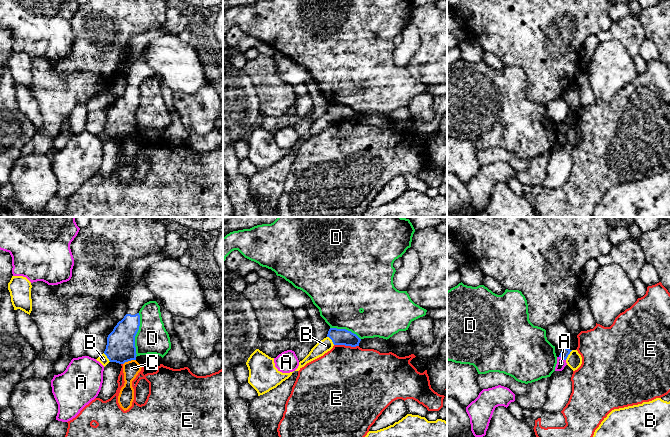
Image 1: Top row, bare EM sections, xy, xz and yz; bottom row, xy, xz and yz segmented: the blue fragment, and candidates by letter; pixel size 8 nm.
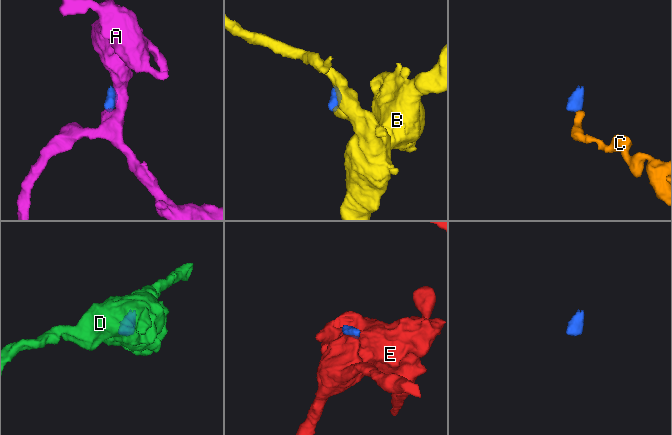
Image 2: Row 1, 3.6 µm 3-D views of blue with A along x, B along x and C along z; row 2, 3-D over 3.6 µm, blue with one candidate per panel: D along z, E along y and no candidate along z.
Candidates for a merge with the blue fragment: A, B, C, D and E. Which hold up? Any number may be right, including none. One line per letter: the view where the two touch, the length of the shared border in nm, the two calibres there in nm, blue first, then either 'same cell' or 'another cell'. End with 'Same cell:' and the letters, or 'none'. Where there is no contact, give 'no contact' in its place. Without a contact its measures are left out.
A: meets blue in yz; contact 70 nm long; 70 nm thick on the blue side, 80 nm on the other; another cell
B: meets blue in yz; contact 100 nm long; 70 nm thick on the blue side, 130 nm on the other; another cell
C: meets blue in xy; contact 110 nm long; 240 nm thick on the blue side, 130 nm on the other; another cell
D: meets blue in xy; contact 360 nm long; 240 nm thick on the blue side, 260 nm on the other; another cell
E: meets blue in xz; contact 200 nm long; 130 nm thick on the blue side, 480 nm on the other; another cell
Same cell: none

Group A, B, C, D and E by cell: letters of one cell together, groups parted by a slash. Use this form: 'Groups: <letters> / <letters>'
Groups: A / B / C / D / E

